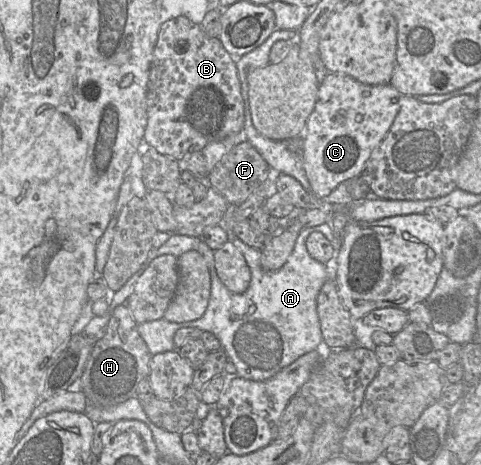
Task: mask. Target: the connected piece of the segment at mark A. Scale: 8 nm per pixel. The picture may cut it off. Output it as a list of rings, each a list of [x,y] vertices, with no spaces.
[[[328,223],[303,228],[287,262],[274,272],[262,269],[261,250],[246,245],[232,232],[228,232],[229,240],[241,251],[251,271],[249,287],[241,294],[232,293],[221,282],[215,269],[214,251],[201,238],[171,234],[168,241],[161,247],[151,249],[141,268],[114,293],[105,314],[112,314],[117,306],[126,304],[137,280],[156,257],[171,254],[178,258],[187,251],[195,250],[203,256],[210,272],[211,294],[204,315],[197,320],[183,323],[170,322],[164,317],[144,322],[138,324],[139,334],[146,342],[150,353],[154,355],[176,350],[173,338],[180,328],[197,327],[203,331],[212,332],[220,340],[228,360],[235,365],[237,376],[254,381],[267,380],[303,354],[323,347],[323,336],[317,313],[317,296],[328,279],[336,281],[337,258],[336,262],[331,259],[324,265],[309,255],[306,240],[313,232],[324,234],[335,252],[341,248],[341,240],[335,237]]]

